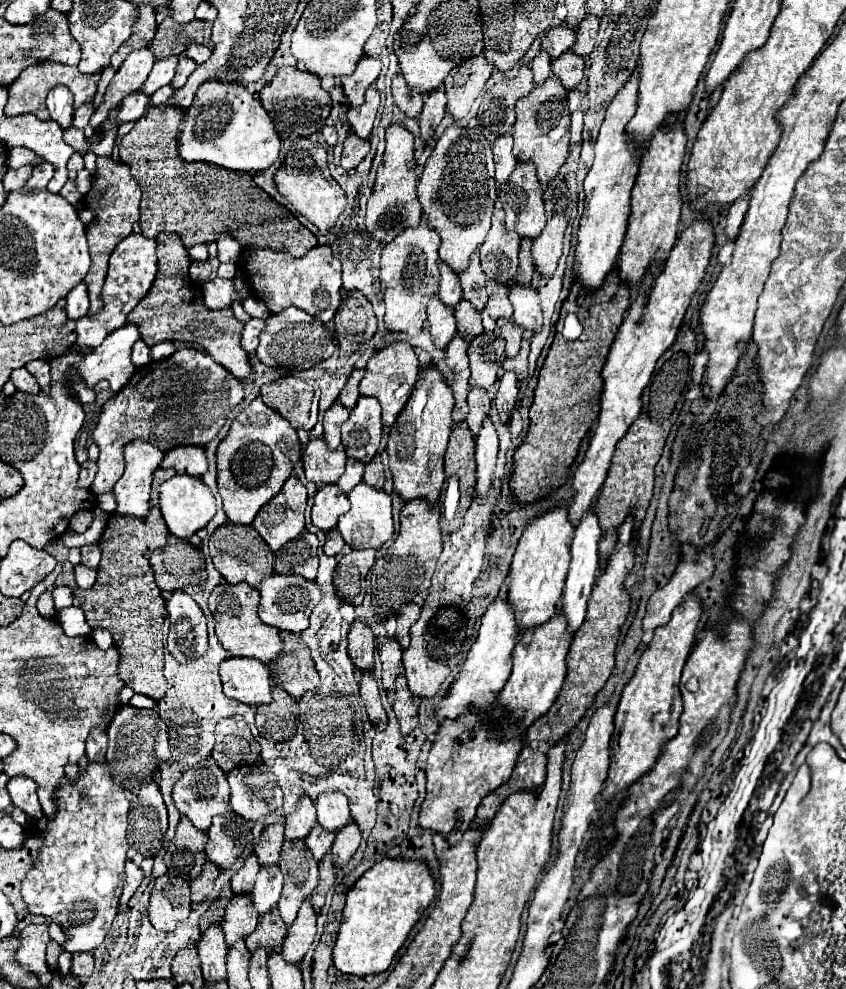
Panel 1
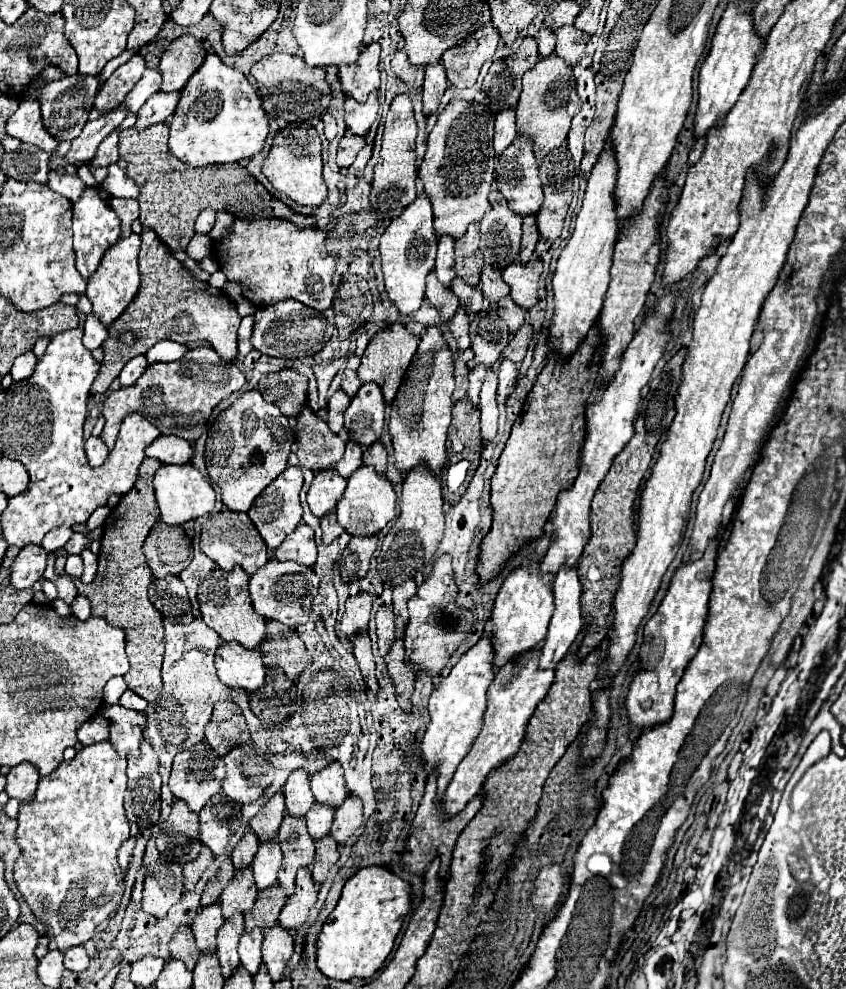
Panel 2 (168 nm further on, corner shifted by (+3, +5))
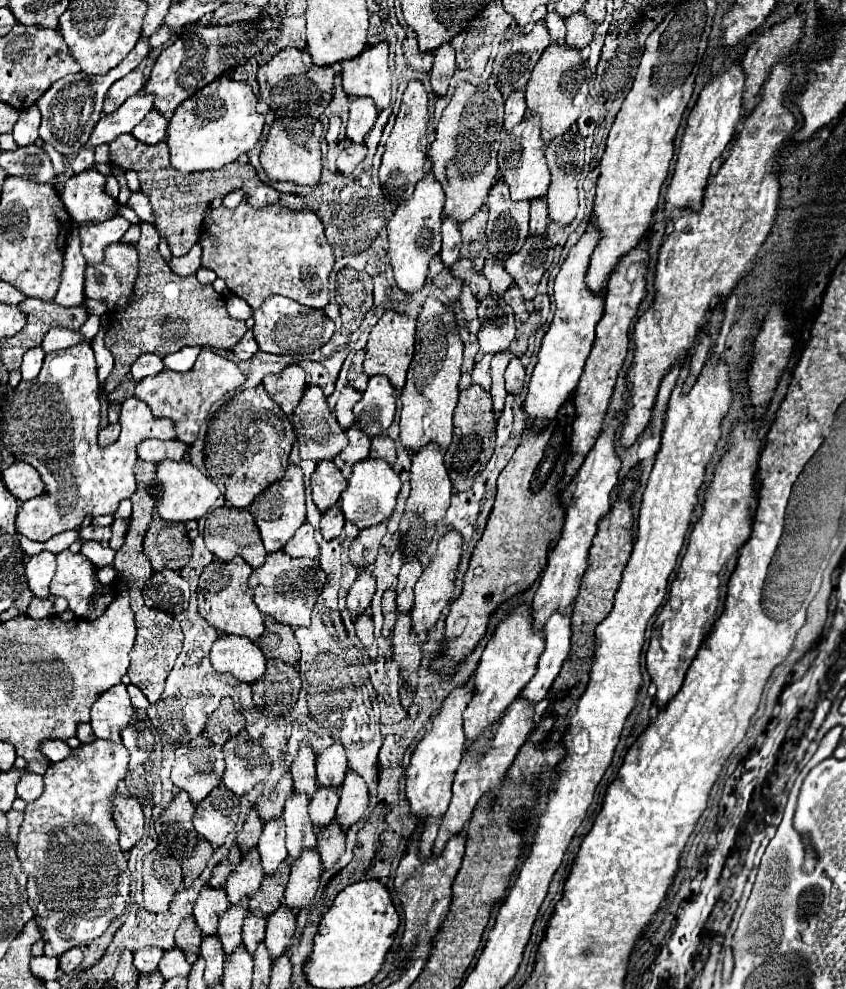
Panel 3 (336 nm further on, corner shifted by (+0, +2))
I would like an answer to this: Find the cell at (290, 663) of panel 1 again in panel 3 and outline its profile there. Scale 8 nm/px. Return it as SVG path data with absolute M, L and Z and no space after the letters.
M265 617L265 631L259 637L257 645L267 659L281 659L289 665L299 663L301 653L293 629L277 623L273 617Z

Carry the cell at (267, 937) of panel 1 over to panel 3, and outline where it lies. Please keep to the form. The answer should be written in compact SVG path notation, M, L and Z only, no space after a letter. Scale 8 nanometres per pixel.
M285 861L277 869L277 875L269 875L269 879L263 879L259 895L253 895L253 899L249 899L249 911L261 913L265 917L275 913L283 903L287 879L289 879L289 863Z

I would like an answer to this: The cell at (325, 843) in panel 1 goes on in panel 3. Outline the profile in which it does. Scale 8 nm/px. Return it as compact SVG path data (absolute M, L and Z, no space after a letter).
M323 787L317 789L309 803L309 817L315 827L325 827L333 821L333 811L339 803L339 791L325 791Z

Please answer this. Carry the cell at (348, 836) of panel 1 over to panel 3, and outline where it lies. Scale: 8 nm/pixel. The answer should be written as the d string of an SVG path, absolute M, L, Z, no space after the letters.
M347 771L345 783L343 783L339 793L341 793L341 799L337 805L335 819L343 829L349 829L351 825L355 825L363 817L363 813L369 805L367 785L355 771Z

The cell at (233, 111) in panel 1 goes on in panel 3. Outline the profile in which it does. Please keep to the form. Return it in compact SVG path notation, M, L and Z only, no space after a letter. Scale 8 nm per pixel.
M227 75L217 77L201 91L185 99L167 127L167 143L171 151L171 165L179 171L209 171L221 169L227 163L249 153L261 139L265 117L257 111L257 97L249 83L235 81Z

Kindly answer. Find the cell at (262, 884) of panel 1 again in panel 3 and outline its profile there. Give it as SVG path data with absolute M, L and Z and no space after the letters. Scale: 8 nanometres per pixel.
M281 819L275 823L265 823L263 833L257 843L257 851L261 855L261 865L265 875L273 875L277 867L285 861L287 851L285 851L285 825Z

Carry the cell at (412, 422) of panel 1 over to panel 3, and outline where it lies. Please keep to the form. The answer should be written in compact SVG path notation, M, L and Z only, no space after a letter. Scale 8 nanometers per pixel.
M427 299L423 311L417 317L417 339L415 339L415 355L407 371L407 383L401 391L401 443L407 451L417 453L427 443L437 443L441 449L447 449L453 437L453 409L457 405L459 395L459 375L463 361L463 343L459 339L459 329L451 309L447 309L437 299Z

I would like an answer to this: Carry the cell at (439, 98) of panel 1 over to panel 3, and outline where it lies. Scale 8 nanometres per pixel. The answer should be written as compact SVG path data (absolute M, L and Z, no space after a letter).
M447 43L445 47L439 47L439 51L433 53L433 69L431 69L431 87L435 95L445 95L449 87L449 79L455 73L455 51Z

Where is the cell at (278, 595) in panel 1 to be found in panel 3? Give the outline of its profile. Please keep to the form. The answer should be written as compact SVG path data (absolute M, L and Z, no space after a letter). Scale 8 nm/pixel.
M275 551L267 557L265 565L255 569L249 577L249 587L253 593L253 603L265 615L271 615L283 625L289 627L309 627L311 609L325 585L325 573L319 567L319 561L313 559L289 559L283 551Z

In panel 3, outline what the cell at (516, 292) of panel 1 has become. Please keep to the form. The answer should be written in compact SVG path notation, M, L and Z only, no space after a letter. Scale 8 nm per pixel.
M537 235L529 237L521 251L513 253L507 259L505 271L515 279L525 301L533 301L533 297L537 295L537 285L543 273L549 269L553 257L555 255L551 241L545 235Z

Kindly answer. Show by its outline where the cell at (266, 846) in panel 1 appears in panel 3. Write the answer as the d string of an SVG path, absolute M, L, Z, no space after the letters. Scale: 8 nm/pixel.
M287 773L273 789L265 791L259 799L257 799L257 813L261 815L261 821L263 823L269 823L269 821L275 821L281 817L281 811L283 811L283 805L287 801L287 797L293 793L293 779L291 775Z

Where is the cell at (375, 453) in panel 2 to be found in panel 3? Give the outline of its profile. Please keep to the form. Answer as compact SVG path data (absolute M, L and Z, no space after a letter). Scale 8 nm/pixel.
M387 435L373 437L369 457L371 457L371 459L385 459L389 465L393 465L393 463L397 461L397 455L395 455L395 443L393 443Z

